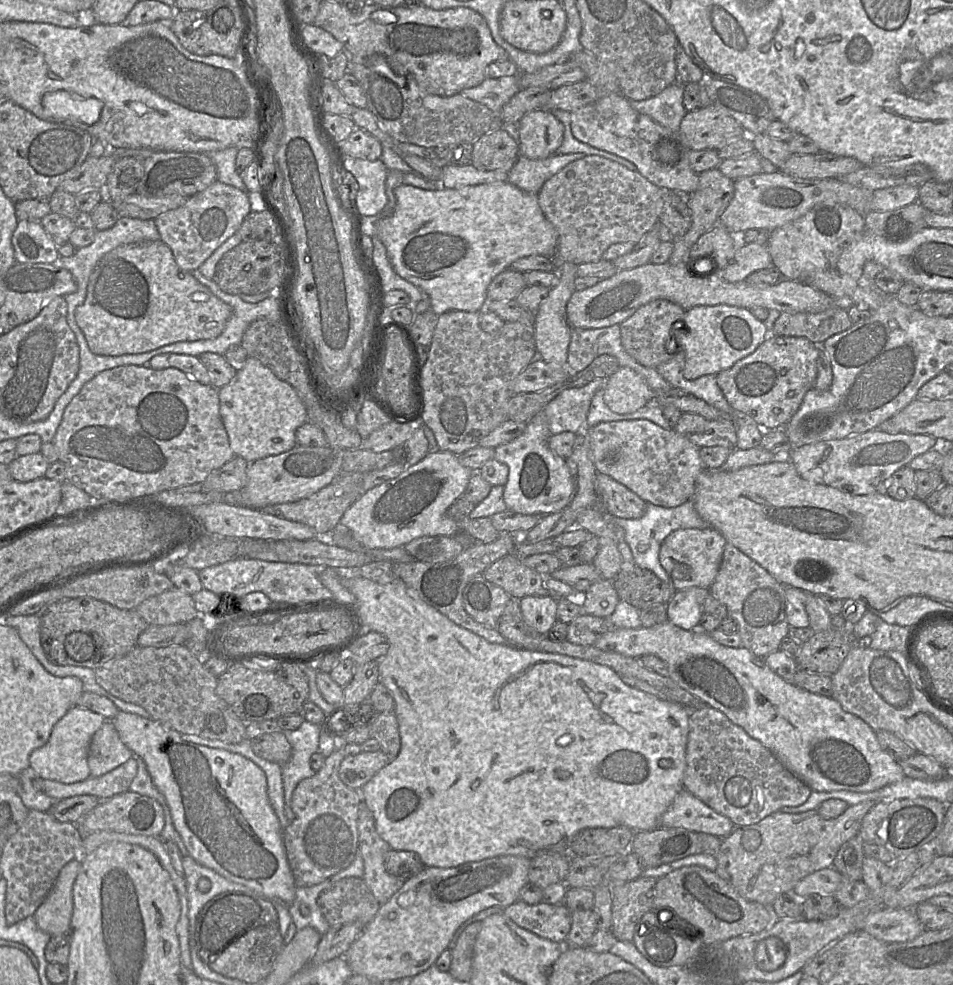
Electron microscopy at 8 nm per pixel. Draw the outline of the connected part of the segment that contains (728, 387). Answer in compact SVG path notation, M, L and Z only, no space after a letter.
M769 337L750 355L716 375L730 406L750 416L762 429L783 429L797 412L805 394L815 386L819 346L804 337Z

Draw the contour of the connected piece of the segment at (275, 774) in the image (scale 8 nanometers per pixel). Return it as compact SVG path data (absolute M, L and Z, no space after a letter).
M237 750L237 752L244 754L244 757L254 762L264 771L270 804L280 821L282 830L284 830L291 821L287 819L284 813L285 801L281 765L258 757L253 750L248 750L247 752Z

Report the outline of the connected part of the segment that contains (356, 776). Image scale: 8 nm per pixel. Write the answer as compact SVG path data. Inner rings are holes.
M381 751L360 752L346 756L339 767L339 777L351 789L360 790L390 760Z

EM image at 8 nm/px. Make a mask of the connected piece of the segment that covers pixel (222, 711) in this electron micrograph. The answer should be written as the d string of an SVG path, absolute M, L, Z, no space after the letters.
M184 644L167 647L135 646L126 655L95 669L95 676L97 683L111 695L143 707L149 712L150 719L163 722L180 734L193 734L227 743L241 743L246 738L246 724L235 716L216 693L218 677L205 668L203 658L197 658Z

